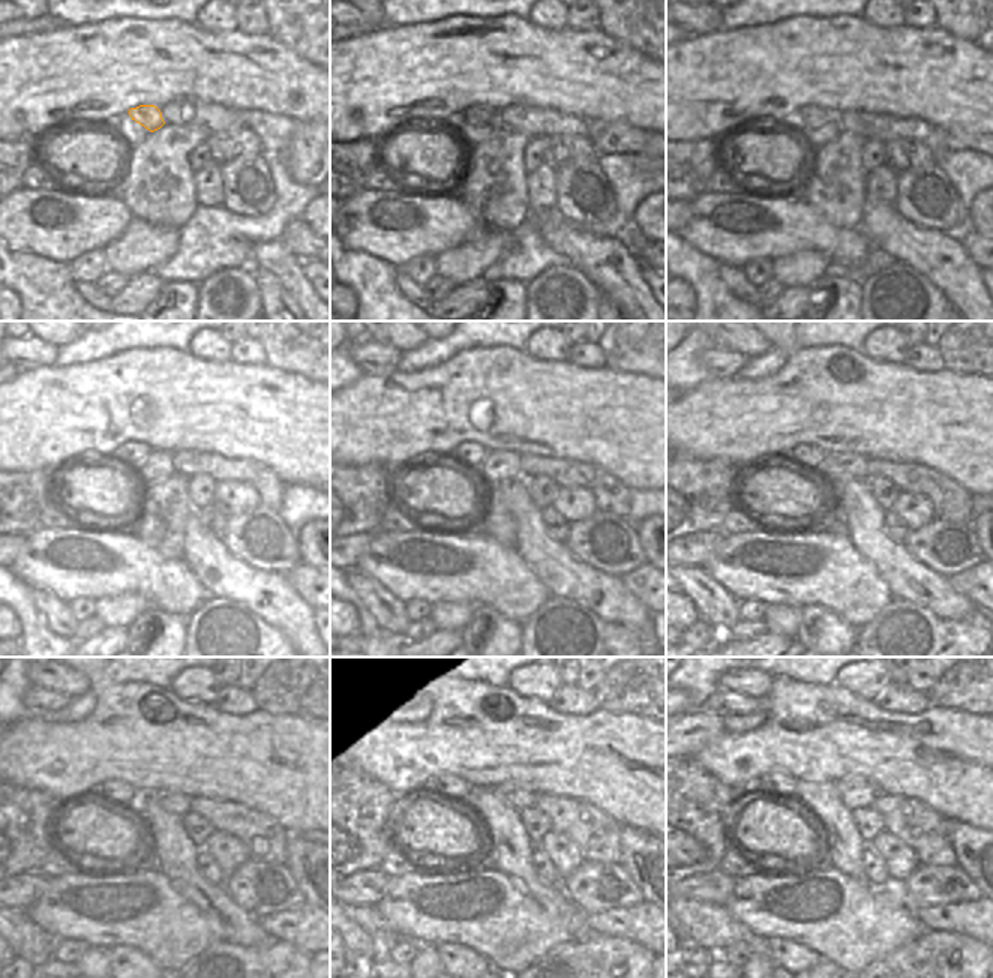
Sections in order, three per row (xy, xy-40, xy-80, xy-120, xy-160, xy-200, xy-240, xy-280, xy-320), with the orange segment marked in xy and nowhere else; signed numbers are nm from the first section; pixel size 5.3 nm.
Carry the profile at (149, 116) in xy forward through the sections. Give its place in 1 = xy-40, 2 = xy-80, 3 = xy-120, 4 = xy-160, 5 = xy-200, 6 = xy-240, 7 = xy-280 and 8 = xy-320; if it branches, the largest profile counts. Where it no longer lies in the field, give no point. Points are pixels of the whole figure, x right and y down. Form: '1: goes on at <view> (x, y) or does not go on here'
1: goes on at xy-40 (474, 114)
2: goes on at xy-80 (807, 116)
3: goes on at xy-120 (132, 452)
4: goes on at xy-160 (468, 453)
5: goes on at xy-200 (804, 455)
6: goes on at xy-240 (117, 791)
7: goes on at xy-280 (447, 786)
8: goes on at xy-320 (780, 783)

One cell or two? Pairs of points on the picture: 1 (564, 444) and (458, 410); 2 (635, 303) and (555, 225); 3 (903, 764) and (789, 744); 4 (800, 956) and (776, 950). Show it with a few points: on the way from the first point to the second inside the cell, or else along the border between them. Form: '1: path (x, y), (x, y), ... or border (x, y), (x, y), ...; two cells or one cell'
1: path (537, 417), (525, 405), (510, 401), (485, 401); one cell
2: path (617, 284), (575, 243); one cell
3: path (875, 744), (818, 744); one cell
4: path (794, 956), (782, 951); one cell

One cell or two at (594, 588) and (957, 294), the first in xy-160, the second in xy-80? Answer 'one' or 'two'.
one

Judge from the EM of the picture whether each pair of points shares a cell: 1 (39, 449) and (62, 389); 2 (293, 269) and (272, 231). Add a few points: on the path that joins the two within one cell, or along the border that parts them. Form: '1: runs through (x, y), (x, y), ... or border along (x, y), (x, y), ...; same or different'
1: runs through (39, 434), (39, 426), (62, 404); same
2: border along (278, 239), (257, 243), (252, 248), (251, 263); different

